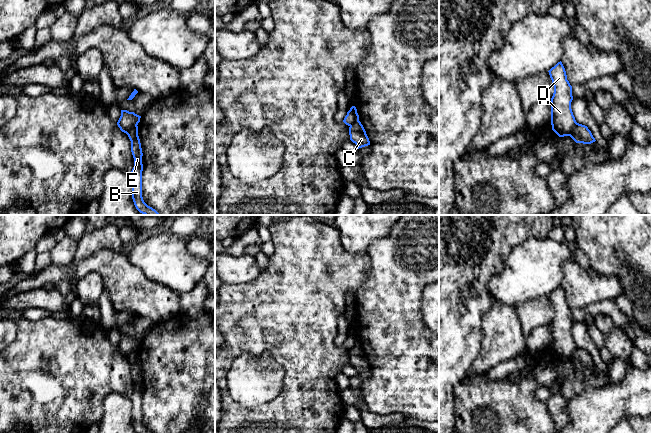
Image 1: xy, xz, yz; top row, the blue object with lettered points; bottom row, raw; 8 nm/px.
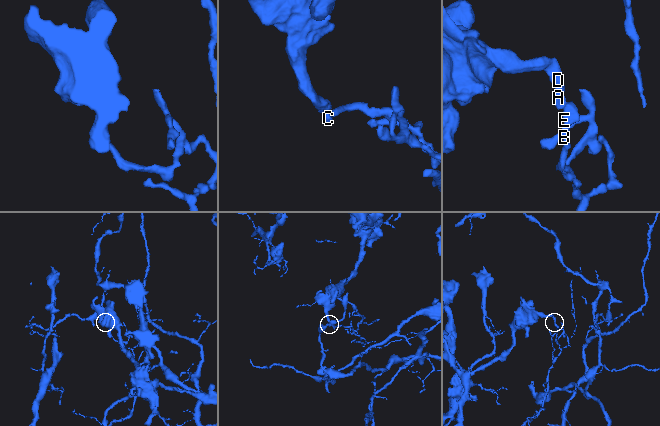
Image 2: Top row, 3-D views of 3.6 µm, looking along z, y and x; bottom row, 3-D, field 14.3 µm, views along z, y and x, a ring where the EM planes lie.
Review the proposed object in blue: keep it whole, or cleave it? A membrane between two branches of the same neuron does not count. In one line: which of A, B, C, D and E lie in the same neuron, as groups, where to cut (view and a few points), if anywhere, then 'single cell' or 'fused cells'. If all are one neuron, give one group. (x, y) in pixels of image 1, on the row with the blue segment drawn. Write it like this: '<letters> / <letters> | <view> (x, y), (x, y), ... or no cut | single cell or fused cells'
A D / B C E | yz (577, 123), (569, 135) | fused cells

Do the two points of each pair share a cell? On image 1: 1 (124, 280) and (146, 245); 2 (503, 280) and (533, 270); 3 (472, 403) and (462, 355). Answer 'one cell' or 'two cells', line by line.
1: two cells
2: one cell
3: two cells

